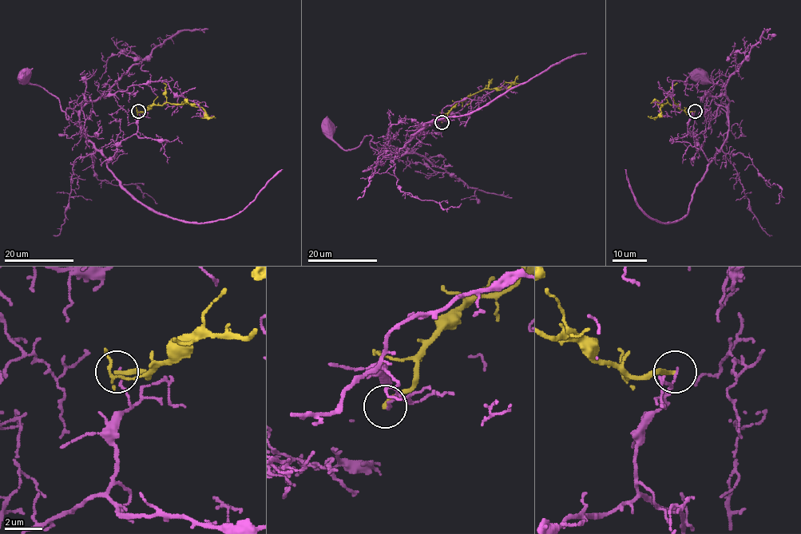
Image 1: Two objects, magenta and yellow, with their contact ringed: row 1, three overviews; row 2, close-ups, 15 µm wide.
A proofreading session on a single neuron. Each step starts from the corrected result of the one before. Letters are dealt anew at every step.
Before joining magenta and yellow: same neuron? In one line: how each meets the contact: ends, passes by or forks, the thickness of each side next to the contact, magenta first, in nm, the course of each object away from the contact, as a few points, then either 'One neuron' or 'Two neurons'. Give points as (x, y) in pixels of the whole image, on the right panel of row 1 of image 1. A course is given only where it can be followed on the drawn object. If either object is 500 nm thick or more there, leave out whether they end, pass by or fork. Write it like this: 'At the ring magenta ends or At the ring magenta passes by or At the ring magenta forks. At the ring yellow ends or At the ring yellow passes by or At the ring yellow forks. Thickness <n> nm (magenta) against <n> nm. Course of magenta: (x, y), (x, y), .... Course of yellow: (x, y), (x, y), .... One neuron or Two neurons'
At the ring magenta ends. At the ring yellow ends. Thickness 110 nm (magenta) against 240 nm. Course of magenta: (695, 112), (687, 132), (709, 161), (727, 136), (728, 115), (719, 108), (707, 118), (722, 87), (699, 77). Course of yellow: (695, 112), (686, 112), (668, 103), (661, 104), (661, 112), (656, 116), (648, 116). Two neurons

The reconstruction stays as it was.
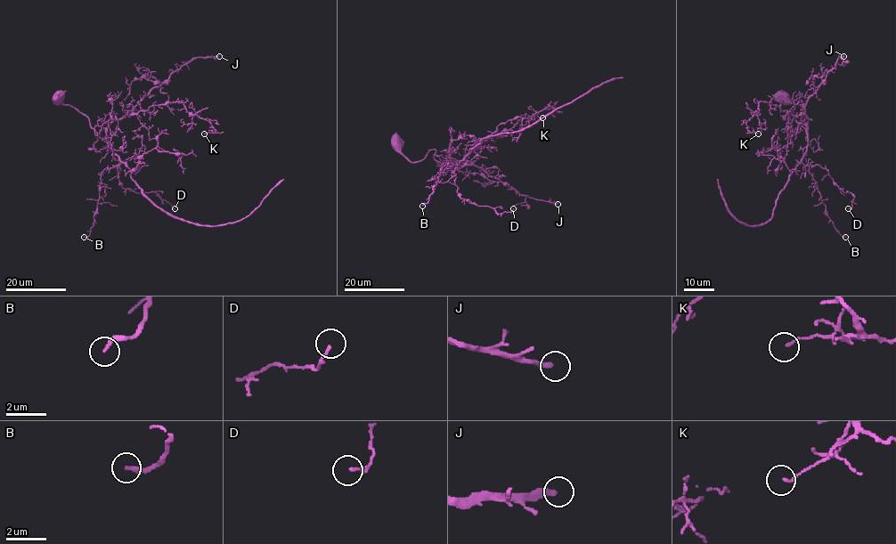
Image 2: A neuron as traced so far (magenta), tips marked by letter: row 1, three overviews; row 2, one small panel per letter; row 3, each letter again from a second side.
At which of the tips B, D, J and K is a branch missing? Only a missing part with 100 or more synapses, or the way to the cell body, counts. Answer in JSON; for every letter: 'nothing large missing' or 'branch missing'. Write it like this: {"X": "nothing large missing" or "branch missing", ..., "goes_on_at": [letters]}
{"B": "nothing large missing", "D": "nothing large missing", "J": "branch missing", "K": "nothing large missing", "goes_on_at": ["J"]}

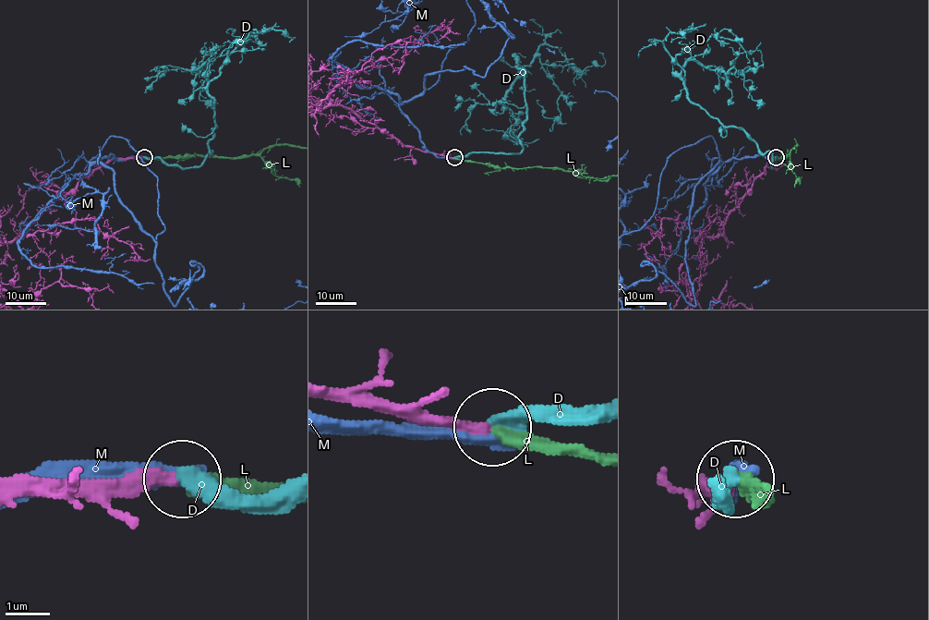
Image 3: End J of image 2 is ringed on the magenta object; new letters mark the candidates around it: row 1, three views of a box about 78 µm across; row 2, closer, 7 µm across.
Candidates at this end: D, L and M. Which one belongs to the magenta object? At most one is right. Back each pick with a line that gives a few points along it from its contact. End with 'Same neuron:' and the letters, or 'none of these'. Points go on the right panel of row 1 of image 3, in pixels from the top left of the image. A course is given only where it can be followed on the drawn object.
L: course (777, 157), (787, 158), (797, 144), (791, 165), (798, 156), (790, 157), (781, 138), (773, 147), (768, 139)
Same neuron: L

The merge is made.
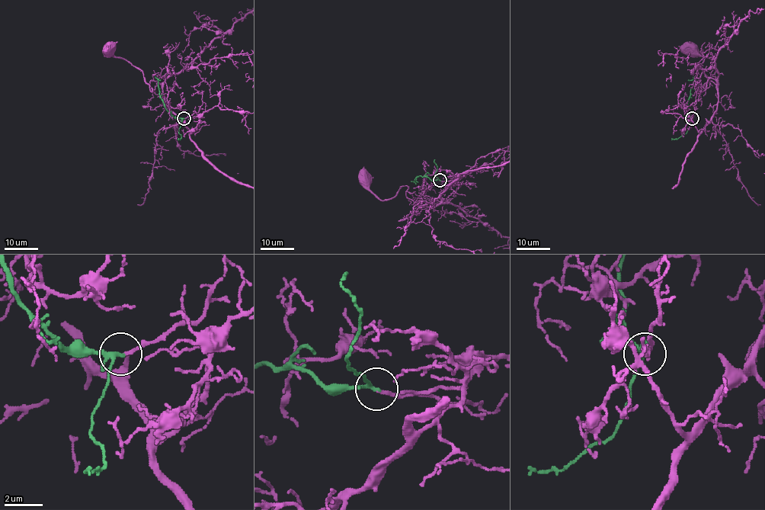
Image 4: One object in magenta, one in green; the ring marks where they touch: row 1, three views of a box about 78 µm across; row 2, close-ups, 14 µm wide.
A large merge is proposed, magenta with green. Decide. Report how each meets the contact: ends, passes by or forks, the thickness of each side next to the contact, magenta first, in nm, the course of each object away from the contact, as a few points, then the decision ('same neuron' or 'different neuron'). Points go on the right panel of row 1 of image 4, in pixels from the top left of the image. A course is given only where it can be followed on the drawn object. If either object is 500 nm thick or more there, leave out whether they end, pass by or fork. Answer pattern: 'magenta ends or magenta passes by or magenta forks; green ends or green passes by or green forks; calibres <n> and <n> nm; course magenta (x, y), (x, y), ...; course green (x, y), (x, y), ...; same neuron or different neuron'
magenta ends; green forks; calibres 160 and 140 nm; course magenta (692, 118), (699, 132), (717, 107), (718, 87), (708, 81), (698, 91), (701, 74), (712, 60), (691, 49); same neuron

